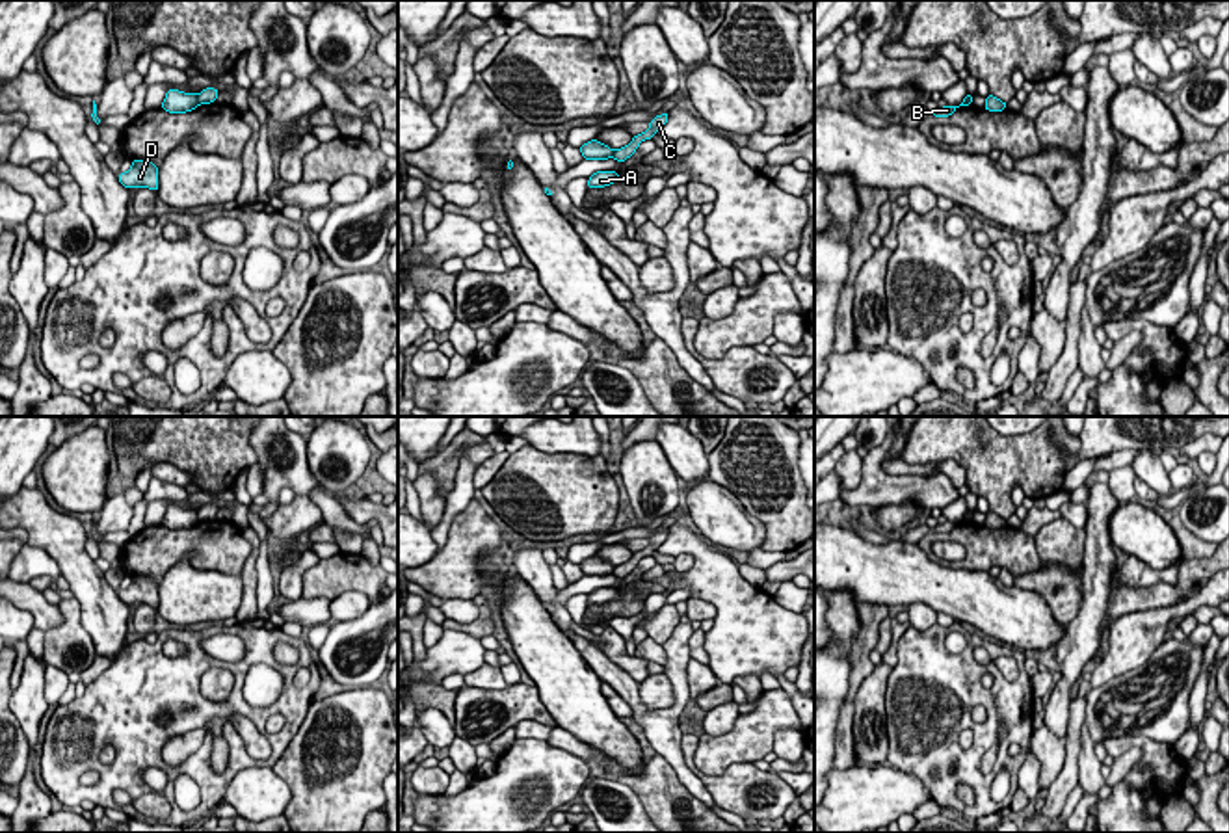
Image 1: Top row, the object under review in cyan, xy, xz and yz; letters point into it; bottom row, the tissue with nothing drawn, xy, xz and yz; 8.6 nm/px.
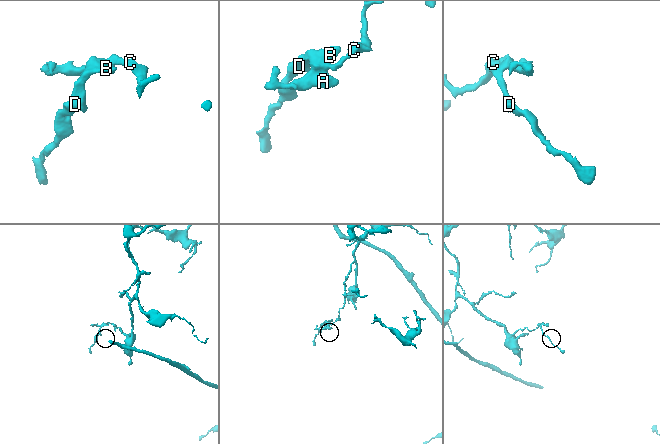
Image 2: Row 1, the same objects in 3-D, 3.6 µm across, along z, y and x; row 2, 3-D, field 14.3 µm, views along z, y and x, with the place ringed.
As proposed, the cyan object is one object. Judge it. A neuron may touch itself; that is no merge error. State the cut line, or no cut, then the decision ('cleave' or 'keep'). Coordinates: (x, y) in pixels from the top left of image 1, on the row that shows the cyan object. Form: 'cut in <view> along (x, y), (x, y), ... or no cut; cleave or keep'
cut in xy along (196, 95), (199, 103); cleave

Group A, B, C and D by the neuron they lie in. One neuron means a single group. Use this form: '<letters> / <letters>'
A B D / C

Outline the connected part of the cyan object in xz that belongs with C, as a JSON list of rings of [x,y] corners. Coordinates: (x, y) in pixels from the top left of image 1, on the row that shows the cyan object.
[[[669,113],[656,115],[653,121],[649,121],[651,126],[643,134],[634,136],[628,145],[614,151],[614,158],[617,162],[625,162],[627,158],[630,158],[640,147],[640,143],[645,139],[651,139],[667,123],[667,119],[669,119]]]

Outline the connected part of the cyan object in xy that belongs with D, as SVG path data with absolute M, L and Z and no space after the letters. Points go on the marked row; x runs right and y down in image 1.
M132 160L132 167L126 173L117 175L125 188L149 188L158 192L158 167L151 160Z

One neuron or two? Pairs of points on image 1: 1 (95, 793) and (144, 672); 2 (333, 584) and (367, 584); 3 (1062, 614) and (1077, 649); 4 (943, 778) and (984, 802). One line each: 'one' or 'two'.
1: one
2: one
3: two
4: one

